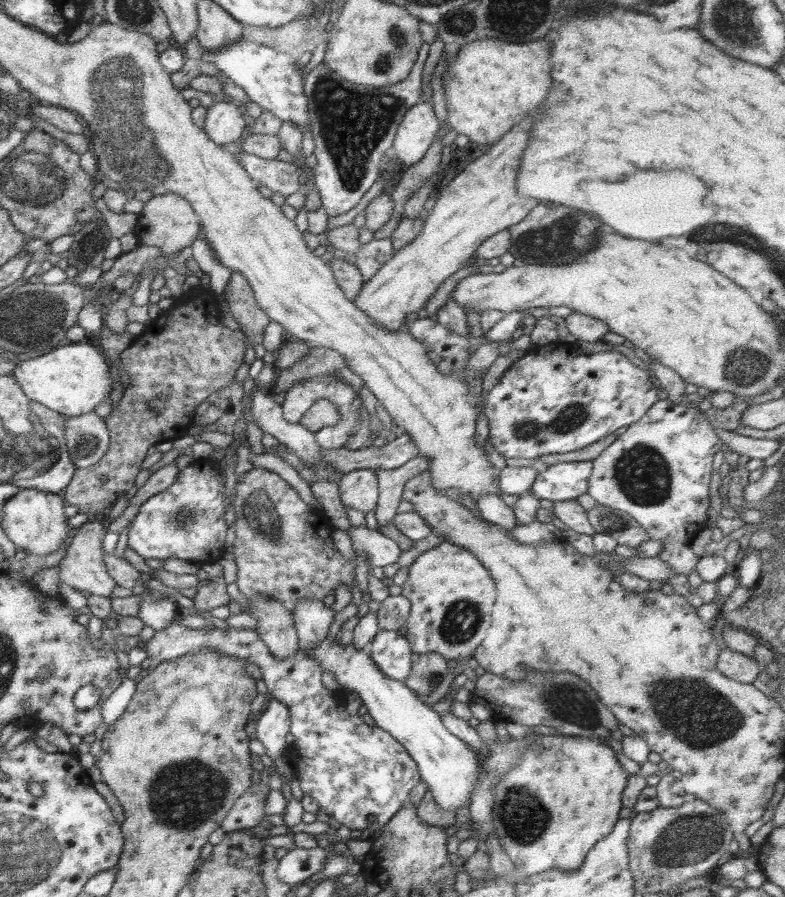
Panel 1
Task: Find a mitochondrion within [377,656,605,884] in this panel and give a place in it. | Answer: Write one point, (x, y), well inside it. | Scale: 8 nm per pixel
(522, 817)

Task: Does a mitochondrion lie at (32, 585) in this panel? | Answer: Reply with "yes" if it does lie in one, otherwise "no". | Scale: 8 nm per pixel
no

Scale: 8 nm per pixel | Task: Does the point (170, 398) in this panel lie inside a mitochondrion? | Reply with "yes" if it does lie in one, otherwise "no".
yes

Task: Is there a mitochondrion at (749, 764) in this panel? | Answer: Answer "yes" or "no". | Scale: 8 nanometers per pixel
no

